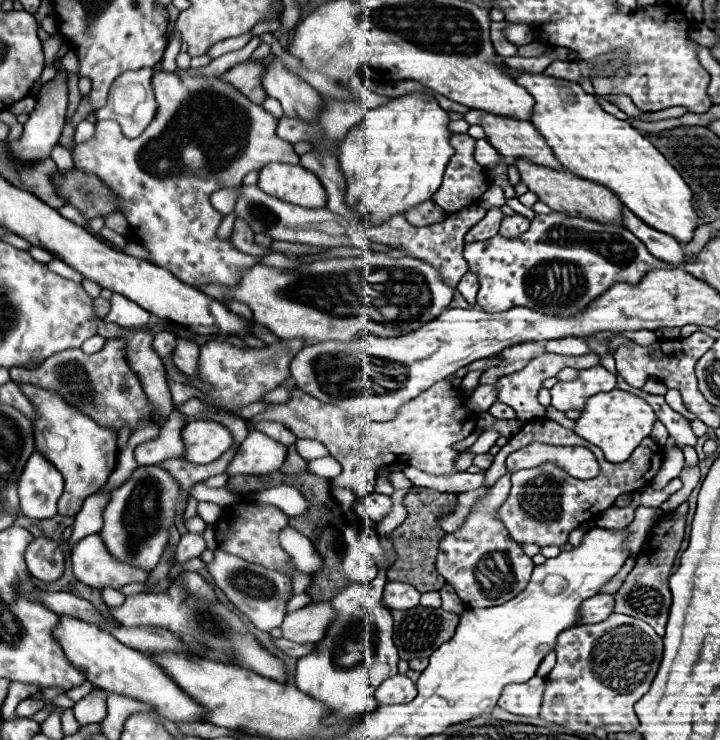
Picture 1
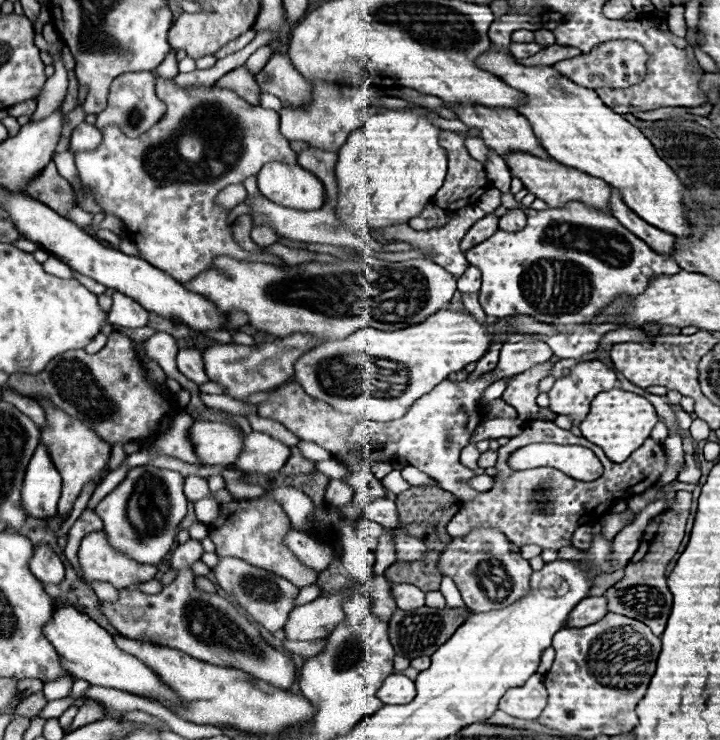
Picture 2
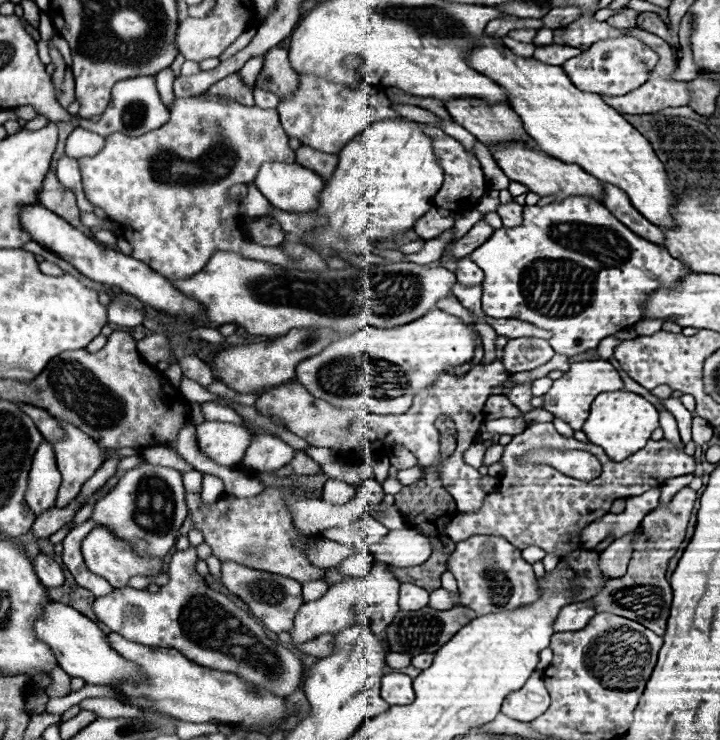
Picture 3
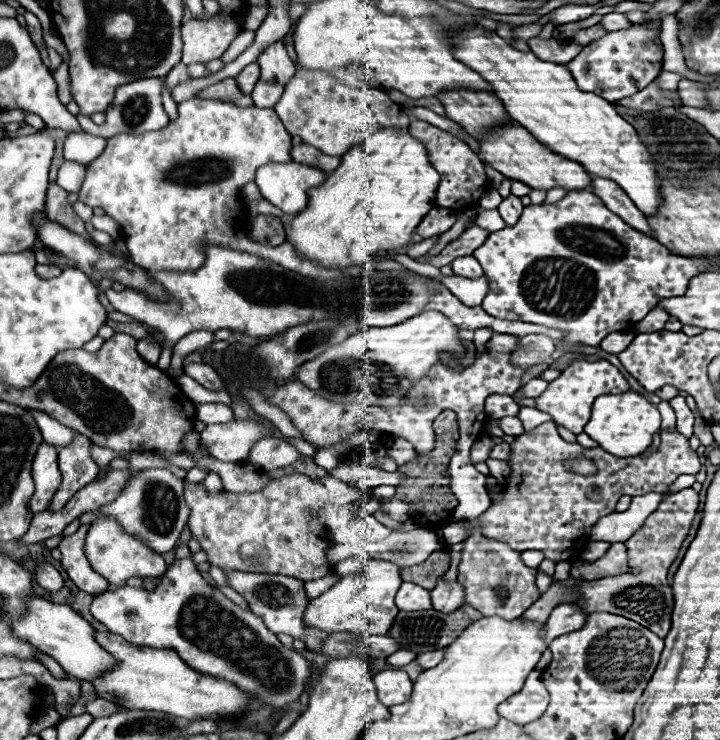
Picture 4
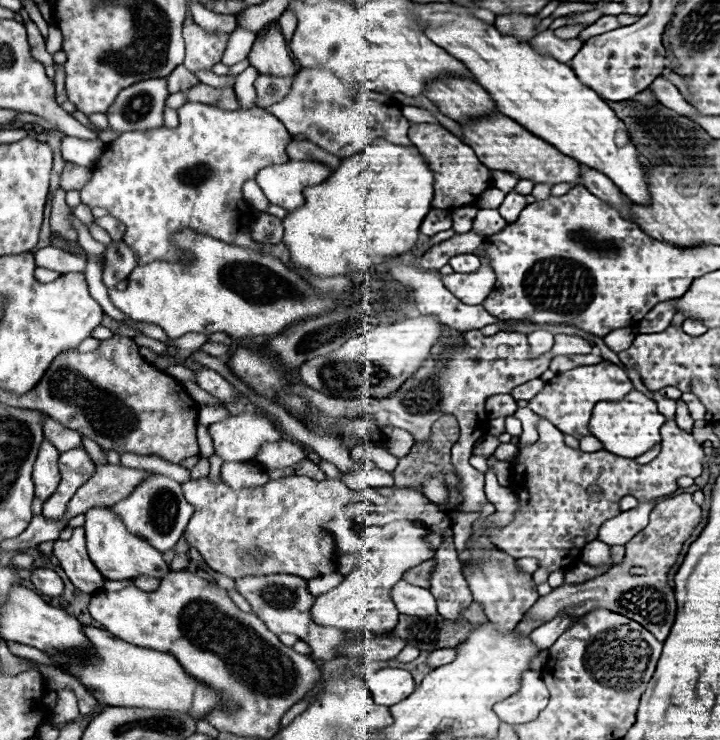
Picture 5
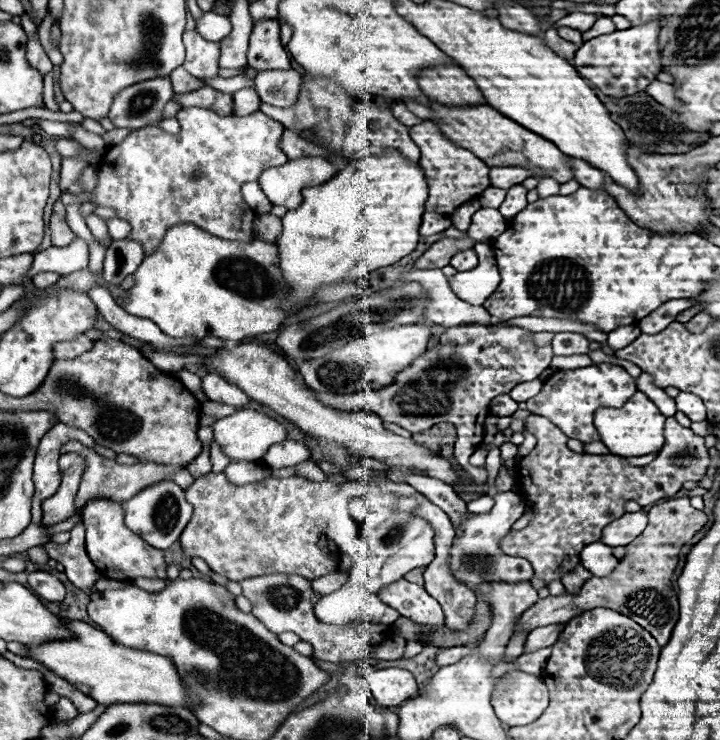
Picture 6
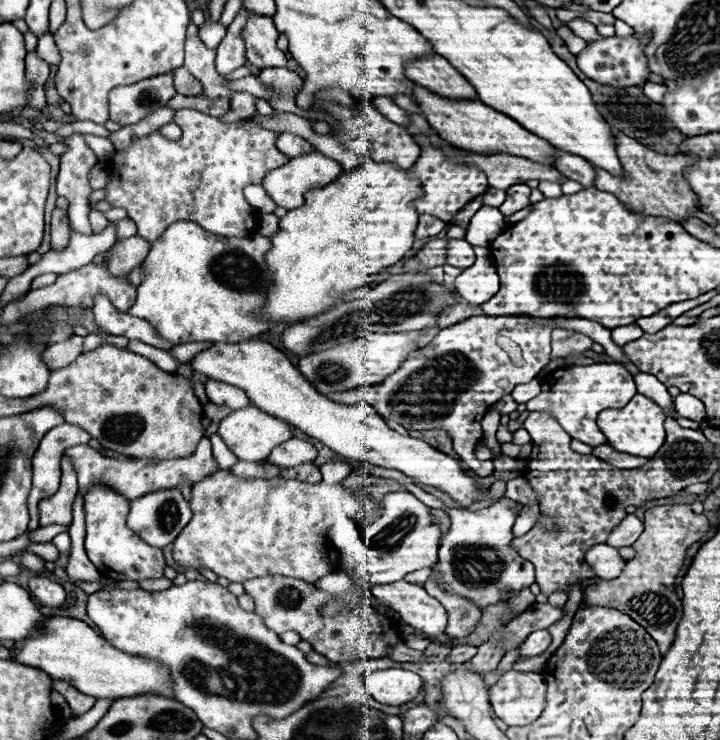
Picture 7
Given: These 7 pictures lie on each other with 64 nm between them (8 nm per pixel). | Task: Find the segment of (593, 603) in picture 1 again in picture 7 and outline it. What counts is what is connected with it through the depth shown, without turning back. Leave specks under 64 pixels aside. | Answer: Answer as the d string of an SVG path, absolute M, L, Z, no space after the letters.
M536 630L536 632L532 632L522 644L520 644L520 660L526 660L526 658L534 658L534 656L538 656L538 654L542 654L546 648L548 648L548 644L552 642L552 638L550 638L550 634L548 634L548 630Z

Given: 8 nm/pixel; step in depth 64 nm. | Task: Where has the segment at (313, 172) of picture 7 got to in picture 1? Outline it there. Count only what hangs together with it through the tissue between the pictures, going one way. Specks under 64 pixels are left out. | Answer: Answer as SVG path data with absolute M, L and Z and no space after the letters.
M266 164L258 174L258 188L284 202L304 208L324 208L326 190L320 180L298 164Z

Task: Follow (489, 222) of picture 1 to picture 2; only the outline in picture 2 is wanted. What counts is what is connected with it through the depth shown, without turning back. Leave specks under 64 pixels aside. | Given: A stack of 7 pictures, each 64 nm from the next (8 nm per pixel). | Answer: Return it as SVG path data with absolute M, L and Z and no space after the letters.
M486 214L486 218L478 220L478 222L470 228L470 232L464 236L464 240L460 242L460 250L462 250L462 252L468 252L472 246L476 246L476 244L488 240L496 230L498 230L498 220L496 220L496 216L494 216L494 214Z

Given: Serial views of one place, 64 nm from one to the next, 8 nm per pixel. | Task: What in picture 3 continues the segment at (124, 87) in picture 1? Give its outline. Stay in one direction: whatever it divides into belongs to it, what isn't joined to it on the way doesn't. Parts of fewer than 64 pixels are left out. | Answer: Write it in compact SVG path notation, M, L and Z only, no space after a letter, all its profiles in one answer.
M140 76L140 78L132 78L132 80L128 78L122 82L116 82L112 88L112 100L110 100L106 112L102 114L100 122L90 122L86 118L80 118L80 126L96 132L100 136L108 136L112 132L122 132L128 136L142 136L150 130L164 126L164 122L168 122L168 118L170 118L170 112L160 102L160 96L156 90L156 78Z

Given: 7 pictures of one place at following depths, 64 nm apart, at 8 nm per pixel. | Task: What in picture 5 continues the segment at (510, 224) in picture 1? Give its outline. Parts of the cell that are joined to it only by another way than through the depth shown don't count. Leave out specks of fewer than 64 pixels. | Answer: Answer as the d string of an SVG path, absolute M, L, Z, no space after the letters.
M512 190L510 194L506 194L506 200L502 202L502 206L500 206L500 214L502 214L504 220L514 222L514 220L518 218L518 214L520 214L520 210L522 210L524 206L526 206L524 196Z

